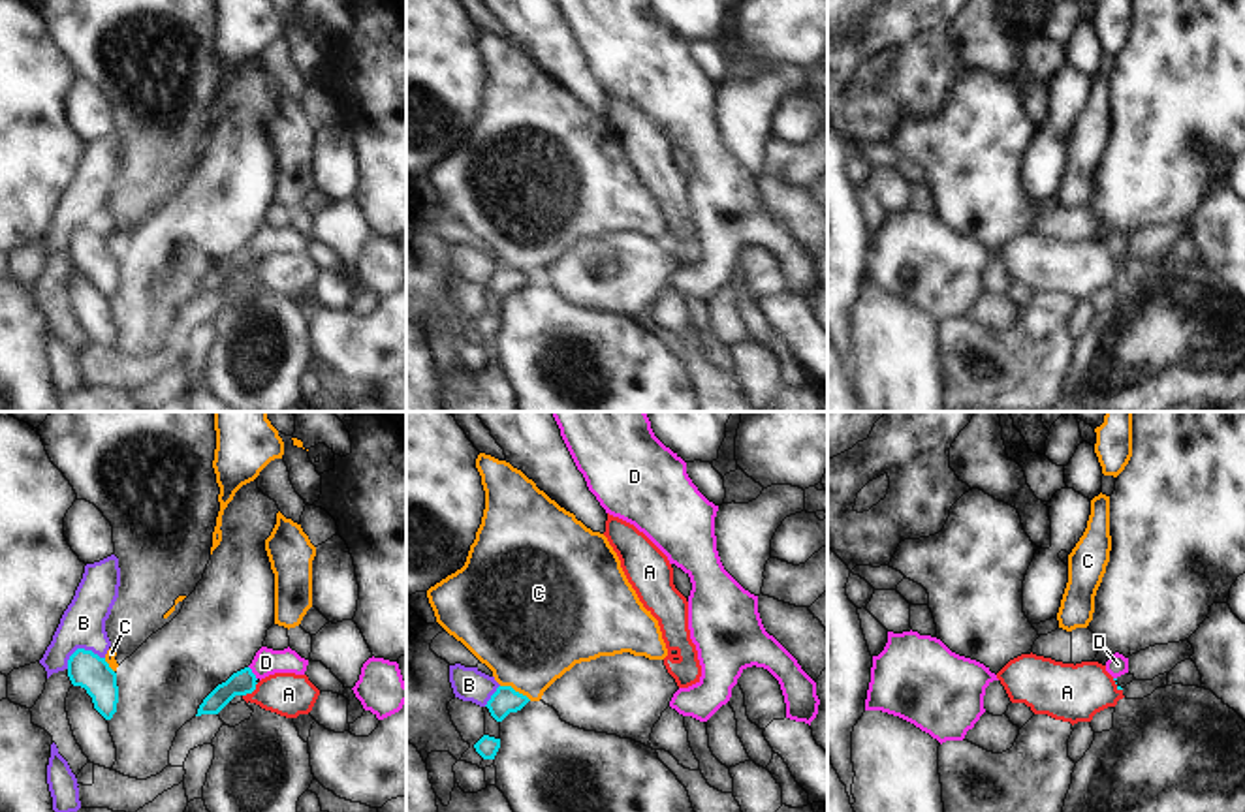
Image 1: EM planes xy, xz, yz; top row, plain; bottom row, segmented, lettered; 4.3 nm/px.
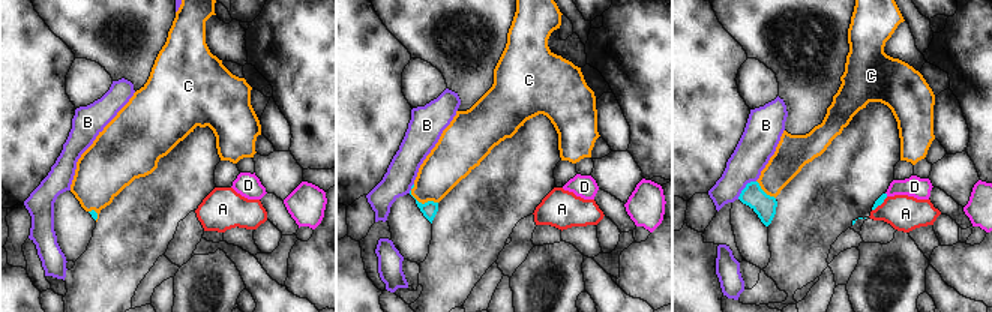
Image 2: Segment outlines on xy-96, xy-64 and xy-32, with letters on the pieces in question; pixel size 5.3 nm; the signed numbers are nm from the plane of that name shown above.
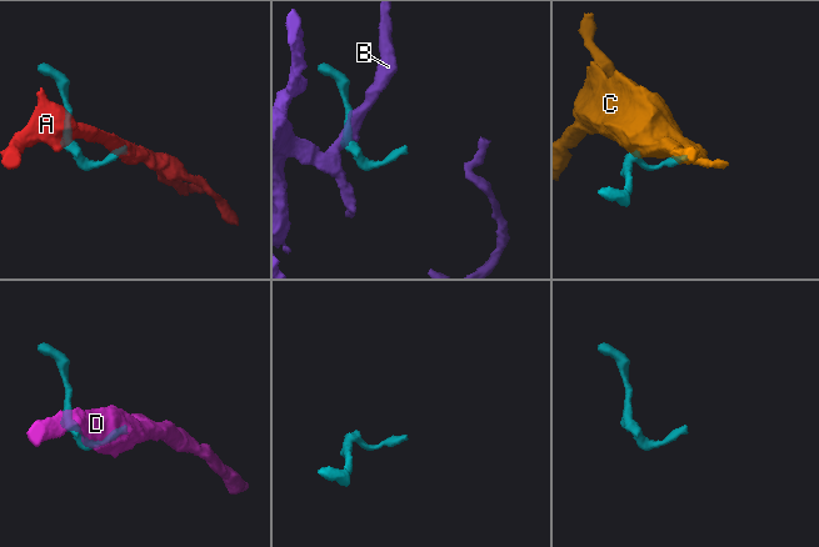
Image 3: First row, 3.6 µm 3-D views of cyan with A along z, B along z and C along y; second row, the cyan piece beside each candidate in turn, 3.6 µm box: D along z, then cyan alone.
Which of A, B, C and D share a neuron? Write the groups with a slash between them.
A / B / C / D

